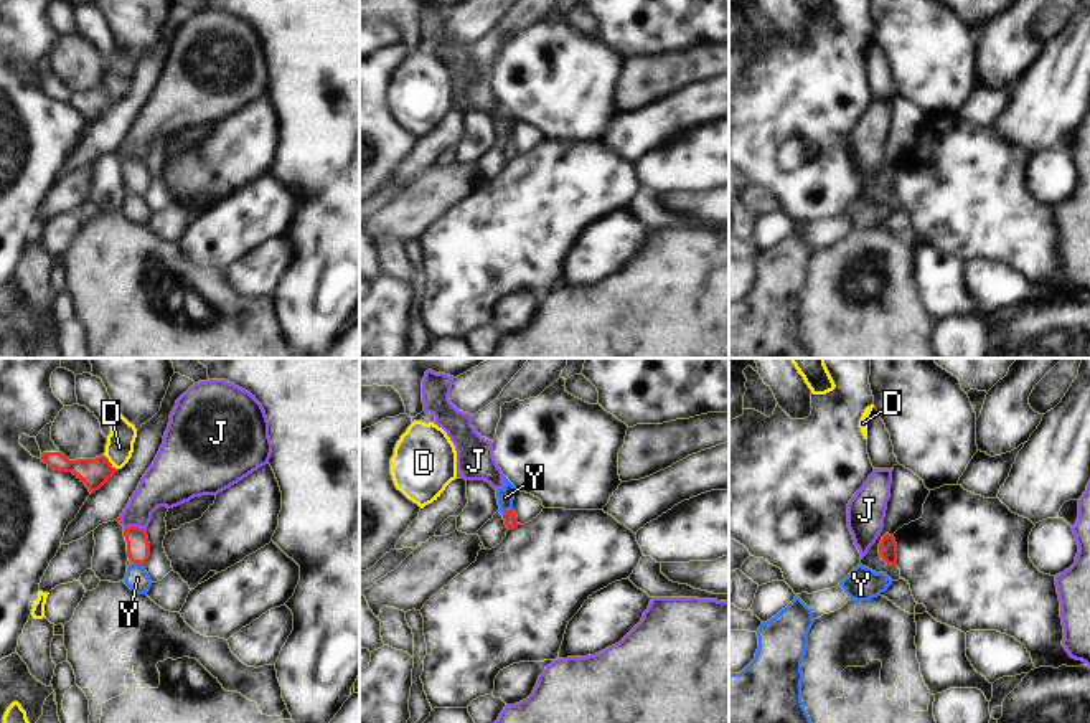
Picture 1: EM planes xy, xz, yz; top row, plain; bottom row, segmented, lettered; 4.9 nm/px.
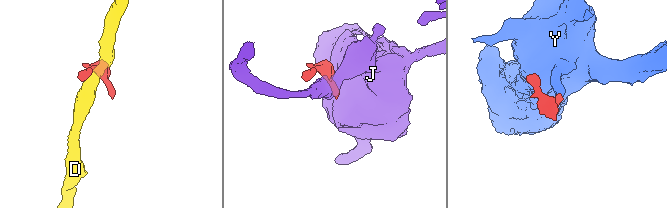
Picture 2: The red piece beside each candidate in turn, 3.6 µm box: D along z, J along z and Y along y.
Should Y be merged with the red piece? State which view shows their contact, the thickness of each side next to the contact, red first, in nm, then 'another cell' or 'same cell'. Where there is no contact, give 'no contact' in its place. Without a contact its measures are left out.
xy | 110/110 nm | another cell

